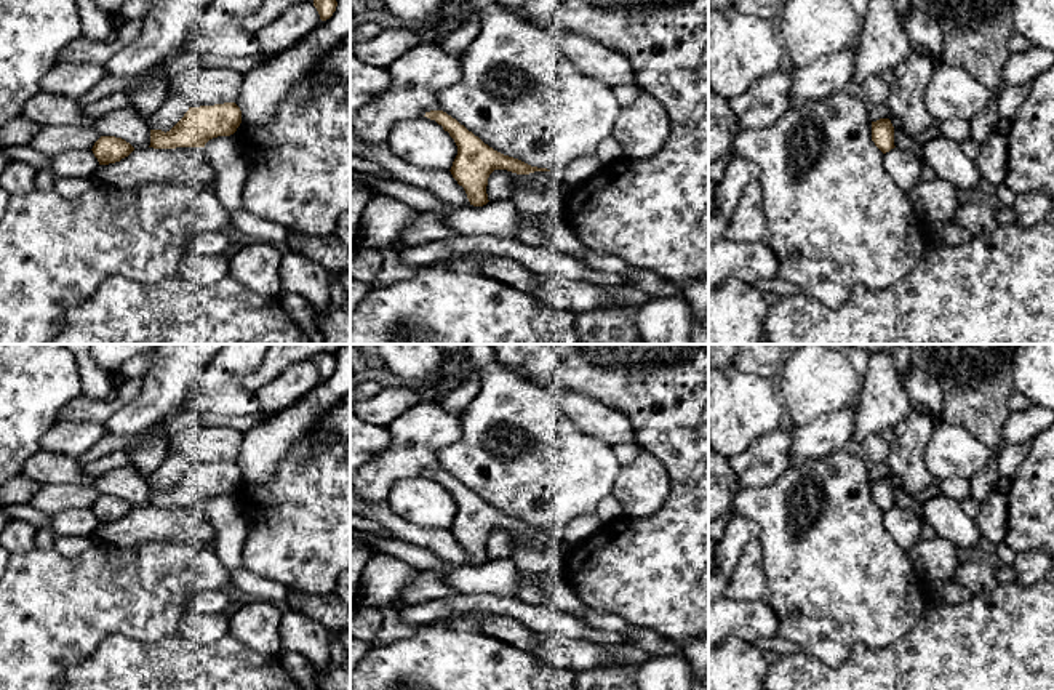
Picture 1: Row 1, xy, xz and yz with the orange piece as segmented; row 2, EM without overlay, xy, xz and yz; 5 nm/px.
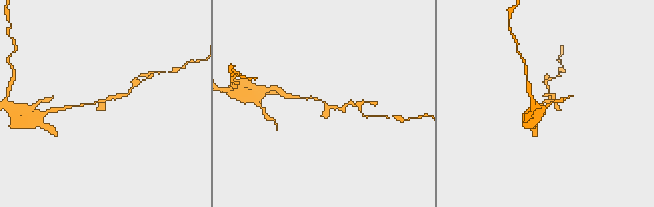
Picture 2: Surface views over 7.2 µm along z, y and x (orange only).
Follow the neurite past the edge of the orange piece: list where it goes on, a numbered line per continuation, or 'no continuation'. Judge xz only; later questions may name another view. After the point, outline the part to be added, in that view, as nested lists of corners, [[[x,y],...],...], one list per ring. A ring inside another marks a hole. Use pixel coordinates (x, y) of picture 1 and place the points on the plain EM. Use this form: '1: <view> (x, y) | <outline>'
no continuation

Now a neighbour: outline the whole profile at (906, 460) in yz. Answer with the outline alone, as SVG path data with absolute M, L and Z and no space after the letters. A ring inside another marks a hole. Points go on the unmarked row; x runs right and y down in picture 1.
M915 410L892 429L886 466L889 475L897 477L908 493L918 493L936 482L924 464L924 448L932 431L932 418Z

